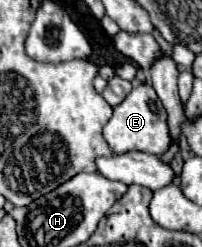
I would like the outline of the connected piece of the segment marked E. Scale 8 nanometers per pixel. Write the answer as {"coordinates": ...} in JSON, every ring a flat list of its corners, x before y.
{"coordinates":[[142,83,132,89,132,93,114,107,112,119,104,127,104,139,110,145,114,155,122,155,128,151,144,151,152,155,164,155,170,149,170,129,166,123,166,109,158,99,152,85]]}

